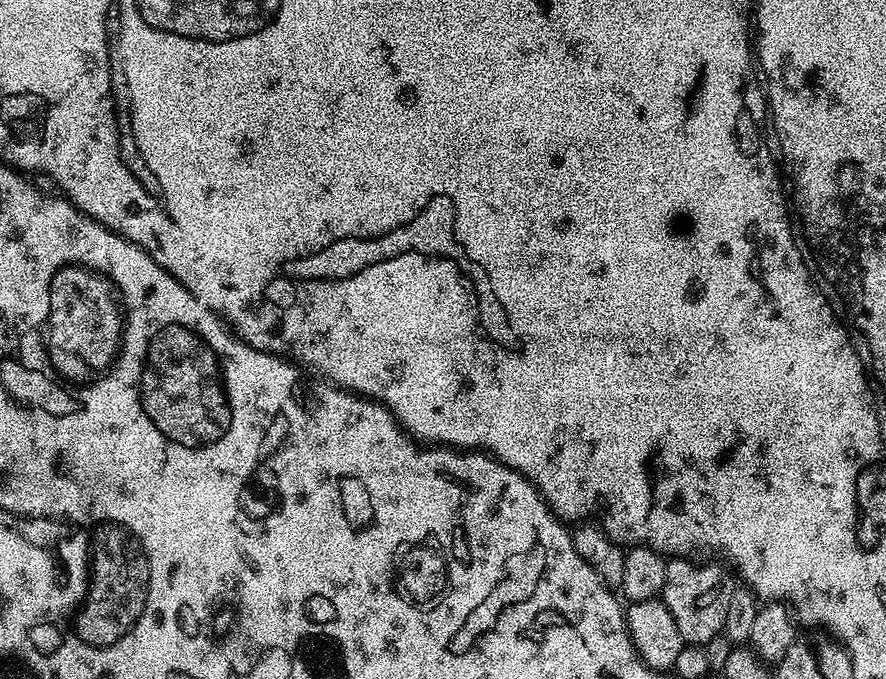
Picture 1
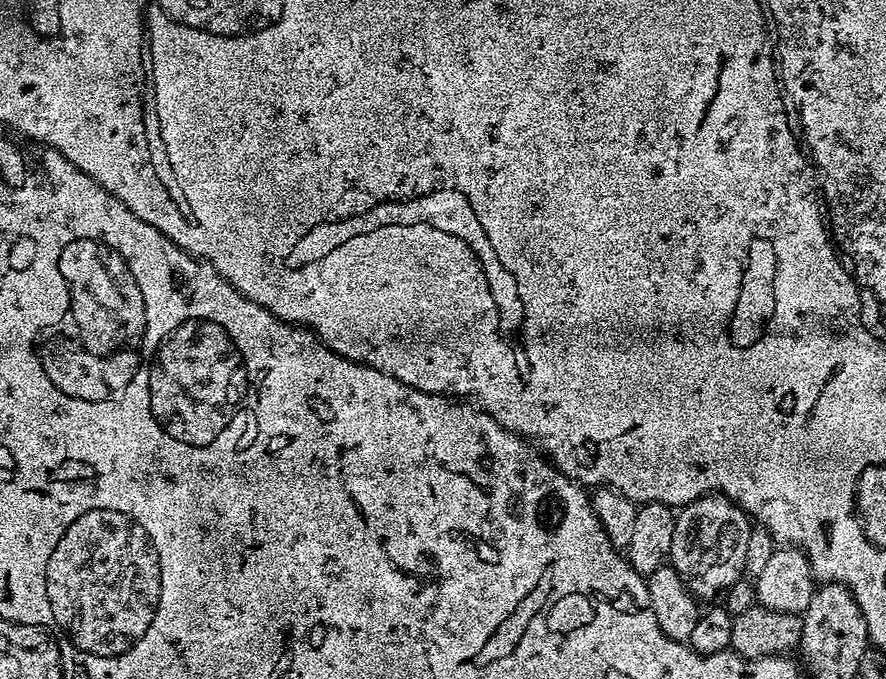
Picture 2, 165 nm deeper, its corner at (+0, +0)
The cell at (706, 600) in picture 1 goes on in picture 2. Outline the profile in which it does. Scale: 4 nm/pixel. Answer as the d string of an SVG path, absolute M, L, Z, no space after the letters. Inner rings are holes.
M719 494L700 496L676 512L674 542L670 542L670 567L678 573L697 601L714 599L719 592L734 587L740 576L745 575L747 539L753 525L748 513L742 511L733 500Z

